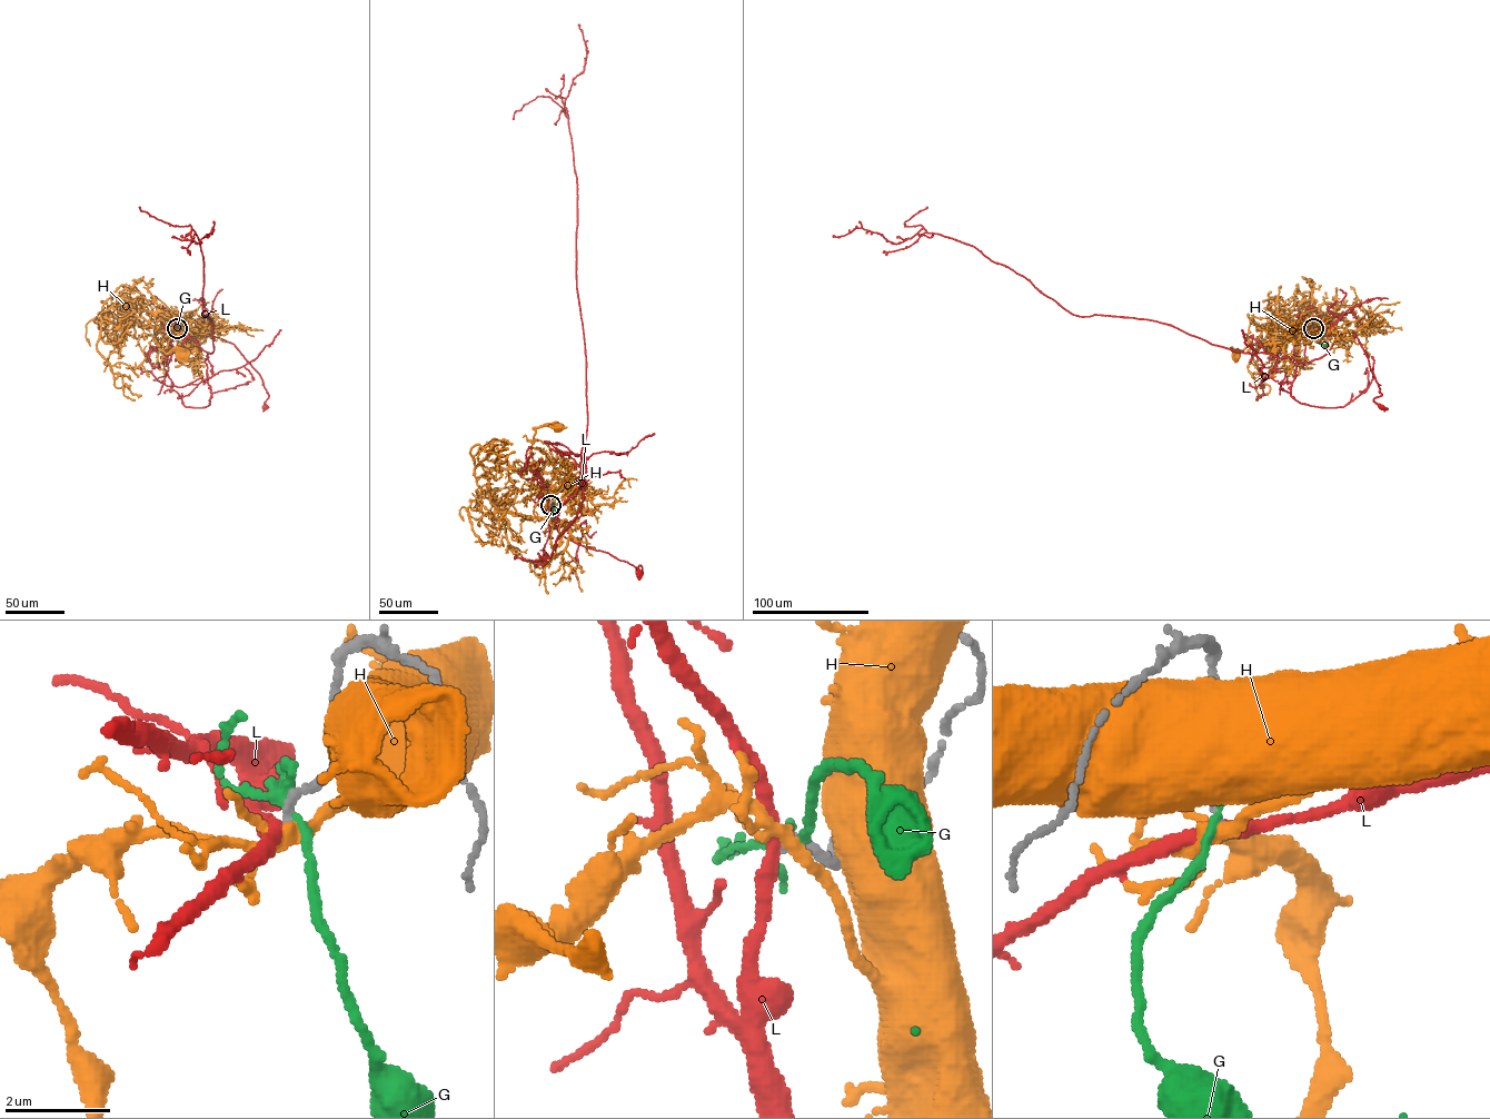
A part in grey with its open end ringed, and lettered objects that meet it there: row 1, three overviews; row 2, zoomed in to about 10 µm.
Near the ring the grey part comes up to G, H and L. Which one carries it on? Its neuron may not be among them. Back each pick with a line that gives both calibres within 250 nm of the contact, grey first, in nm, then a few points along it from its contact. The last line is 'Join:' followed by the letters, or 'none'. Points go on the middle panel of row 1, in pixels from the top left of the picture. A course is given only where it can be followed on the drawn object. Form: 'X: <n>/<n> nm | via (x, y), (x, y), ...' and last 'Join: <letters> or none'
Join: none

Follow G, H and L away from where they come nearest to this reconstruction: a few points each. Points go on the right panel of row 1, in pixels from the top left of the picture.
G: (1313, 328), (1313, 336), (1327, 345)
H: (1313, 328), (1299, 329), (1270, 344), (1247, 346), (1233, 350), (1235, 354)
L: (1313, 328), (1322, 327), (1335, 336), (1349, 330), (1359, 339), (1381, 394), (1373, 399), (1381, 406)

